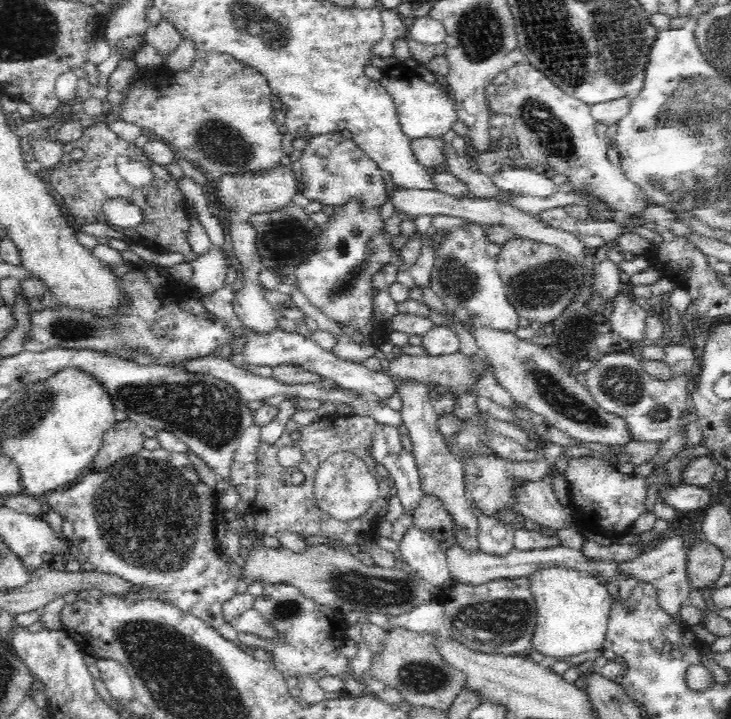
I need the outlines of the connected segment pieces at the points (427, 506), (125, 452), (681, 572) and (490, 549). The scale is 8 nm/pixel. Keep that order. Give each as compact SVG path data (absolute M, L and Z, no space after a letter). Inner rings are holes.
M422 495L418 504L412 510L413 524L426 529L440 541L440 547L449 549L456 544L454 533L454 517L446 510L446 505L440 497Z
M134 420L117 422L106 431L103 443L92 462L94 469L103 469L115 460L140 452L144 449L146 437L142 433L142 426Z
M680 528L672 534L668 534L660 544L643 552L636 560L620 564L620 574L632 576L636 580L650 581L658 587L658 598L662 605L673 616L679 616L682 604L687 603L687 597L691 590L690 581L687 575L687 558L690 542L686 538L686 532Z
M482 514L477 517L477 544L482 552L504 556L514 548L516 526L504 524L493 516Z

